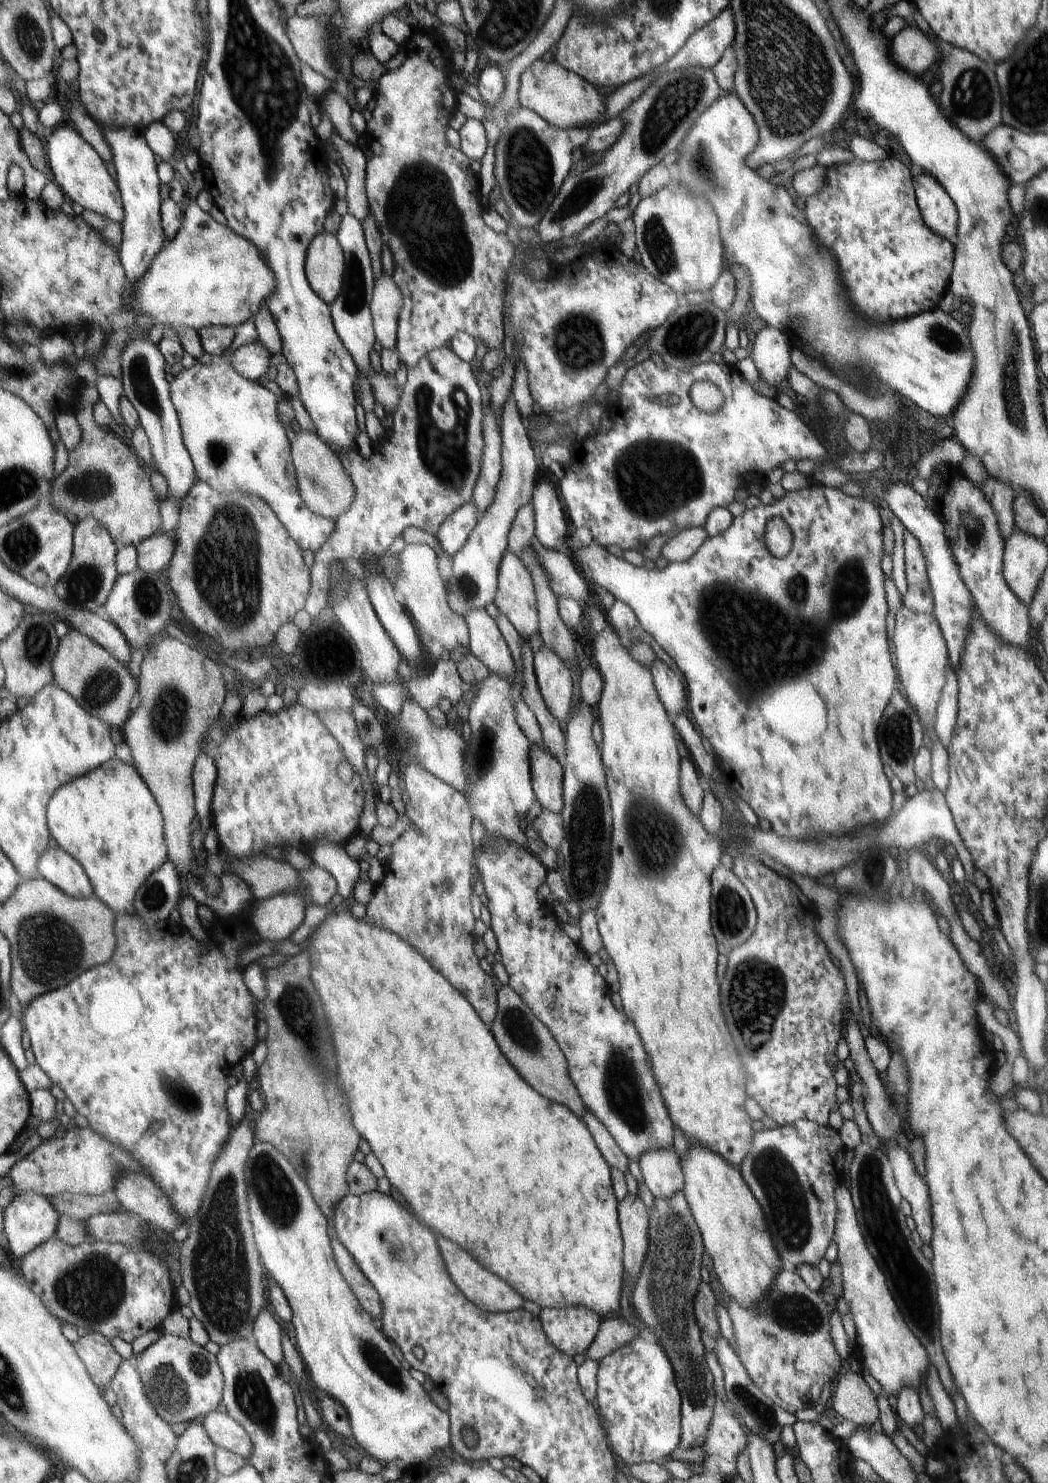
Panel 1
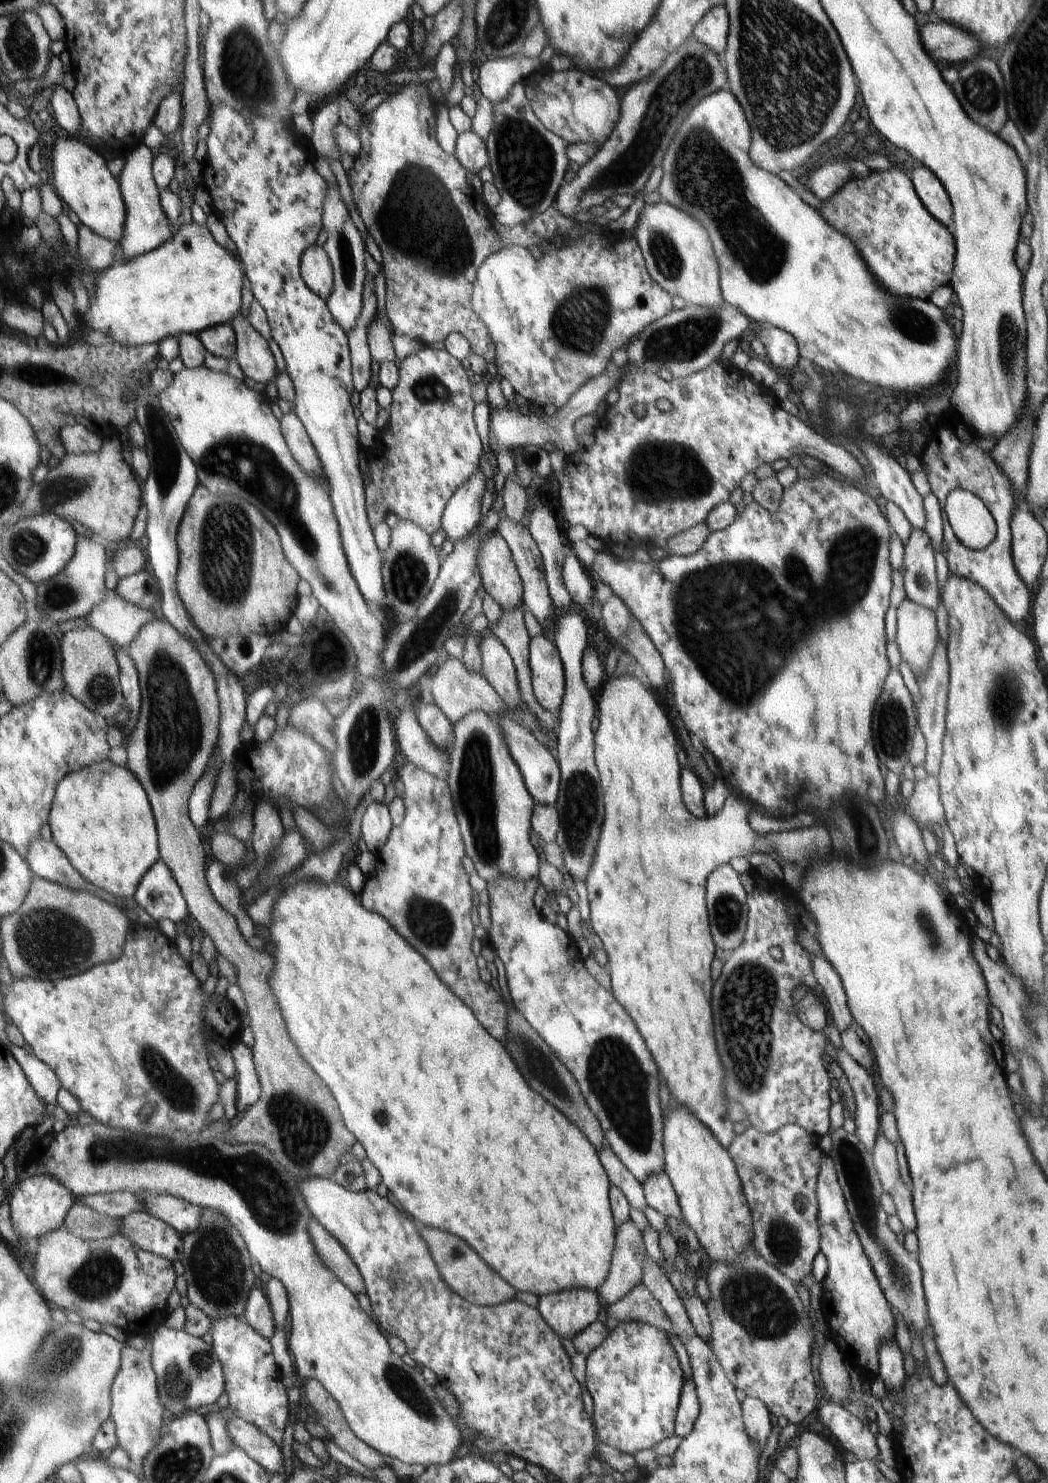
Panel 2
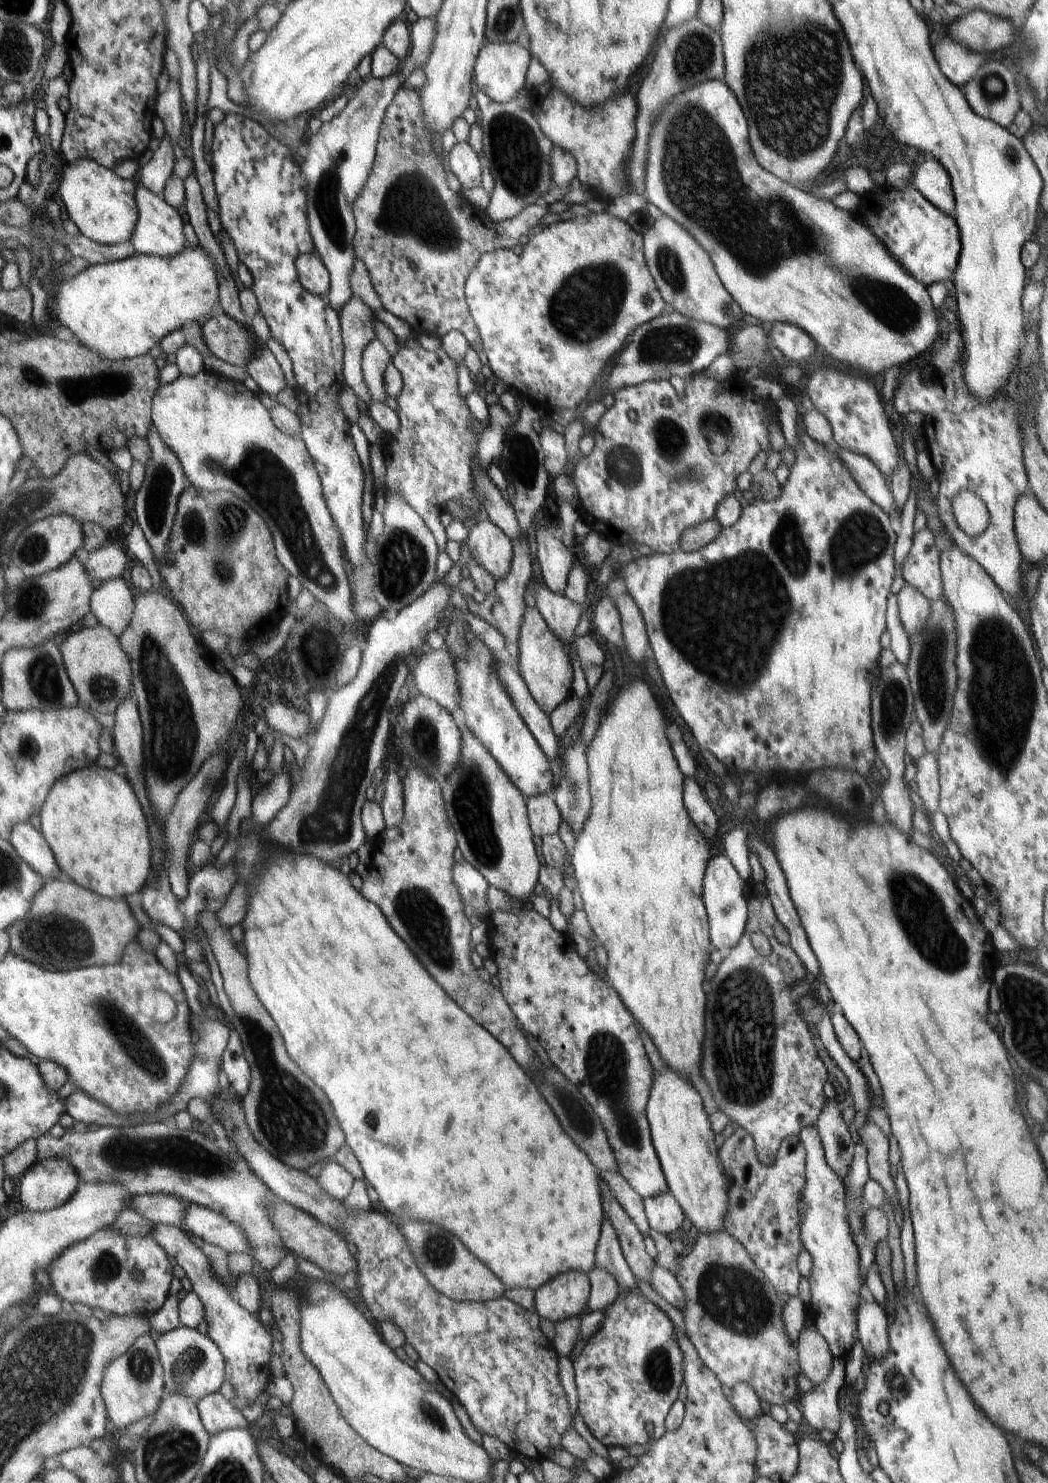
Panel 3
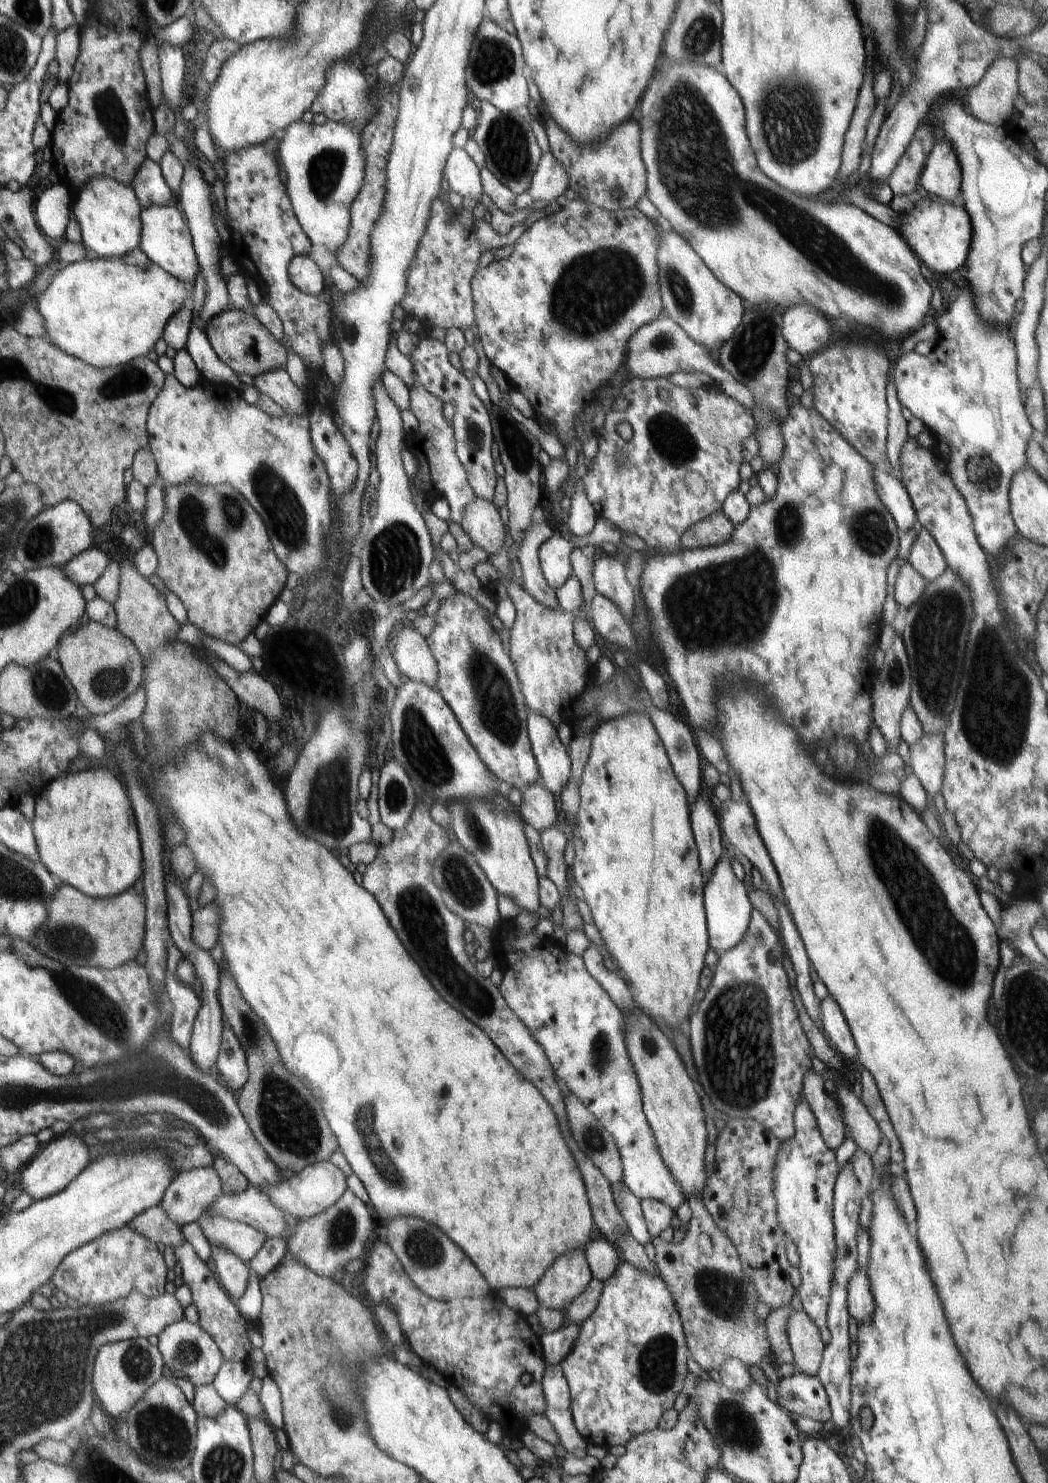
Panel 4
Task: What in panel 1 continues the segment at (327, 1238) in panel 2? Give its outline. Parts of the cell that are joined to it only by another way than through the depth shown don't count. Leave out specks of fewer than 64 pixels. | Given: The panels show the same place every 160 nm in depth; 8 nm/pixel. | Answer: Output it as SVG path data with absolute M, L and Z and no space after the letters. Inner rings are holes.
M331 1240L335 1263L338 1265L339 1273L348 1283L350 1290L359 1300L362 1308L370 1314L372 1318L381 1318L382 1307L379 1294L372 1283L363 1275L359 1266L355 1263L352 1255L346 1247L337 1240Z

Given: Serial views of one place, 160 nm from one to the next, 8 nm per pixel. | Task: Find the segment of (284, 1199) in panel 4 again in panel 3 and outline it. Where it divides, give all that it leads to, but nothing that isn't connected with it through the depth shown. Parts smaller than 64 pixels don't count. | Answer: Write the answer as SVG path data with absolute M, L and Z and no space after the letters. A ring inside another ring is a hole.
M333 1159L326 1162L319 1176L314 1178L318 1180L322 1192L326 1196L332 1196L332 1200L338 1200L338 1202L343 1202L350 1194L354 1179L350 1172Z

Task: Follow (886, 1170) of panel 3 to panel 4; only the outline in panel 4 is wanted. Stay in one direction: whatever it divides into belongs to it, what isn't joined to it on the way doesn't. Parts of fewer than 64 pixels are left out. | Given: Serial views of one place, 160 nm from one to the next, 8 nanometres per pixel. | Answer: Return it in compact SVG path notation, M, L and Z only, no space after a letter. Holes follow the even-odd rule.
M840 1083L835 1086L837 1091L834 1095L839 1096L839 1104L842 1104L842 1120L846 1126L847 1136L856 1142L858 1149L871 1156L880 1146L883 1132L870 1116L865 1104L852 1091Z

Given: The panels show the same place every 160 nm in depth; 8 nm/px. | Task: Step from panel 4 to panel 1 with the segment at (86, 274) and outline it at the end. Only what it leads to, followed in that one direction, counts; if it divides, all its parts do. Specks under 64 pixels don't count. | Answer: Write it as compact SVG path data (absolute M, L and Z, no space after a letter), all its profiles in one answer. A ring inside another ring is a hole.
M197 202L189 203L183 216L177 235L165 243L146 274L135 286L128 287L128 298L125 299L123 308L134 309L137 314L147 314L162 326L189 326L197 331L213 326L235 329L252 320L275 289L275 274L262 258L258 247L249 243L248 239L239 237L228 225L218 223L209 213L203 211Z

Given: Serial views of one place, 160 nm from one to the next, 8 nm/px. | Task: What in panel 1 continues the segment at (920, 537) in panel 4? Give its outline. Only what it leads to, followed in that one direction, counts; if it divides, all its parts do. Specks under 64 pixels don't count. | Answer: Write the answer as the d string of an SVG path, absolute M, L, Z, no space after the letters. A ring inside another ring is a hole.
M910 532L903 536L905 548L905 575L907 591L901 598L904 605L913 611L933 614L933 594L927 575L926 558L924 558L920 543Z

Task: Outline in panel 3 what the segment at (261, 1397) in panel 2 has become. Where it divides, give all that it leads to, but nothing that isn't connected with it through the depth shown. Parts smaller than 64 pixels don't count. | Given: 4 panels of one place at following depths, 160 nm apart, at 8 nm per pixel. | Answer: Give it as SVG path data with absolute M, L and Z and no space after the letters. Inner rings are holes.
M155 1224L150 1237L172 1256L182 1268L191 1283L192 1292L198 1296L204 1310L204 1319L208 1323L208 1337L218 1346L226 1366L226 1378L234 1384L236 1395L245 1403L252 1406L256 1398L267 1392L268 1383L272 1379L270 1373L270 1356L274 1350L274 1343L269 1328L262 1324L258 1316L250 1314L238 1304L234 1293L228 1286L224 1286L216 1274L210 1272L210 1264L204 1252L193 1241L188 1233L179 1227Z

